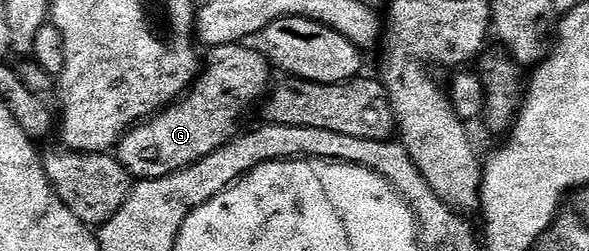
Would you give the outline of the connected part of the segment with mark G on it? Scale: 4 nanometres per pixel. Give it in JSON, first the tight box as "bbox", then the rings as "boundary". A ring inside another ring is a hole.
{"bbox":[114,44,270,181],"boundary":[[[247,44],[223,45],[211,50],[192,82],[187,93],[179,101],[173,101],[167,109],[155,117],[132,126],[123,134],[114,156],[133,178],[153,181],[171,173],[182,171],[218,151],[241,132],[240,120],[244,112],[269,92],[268,69],[270,62],[259,48],[247,49]]]}

